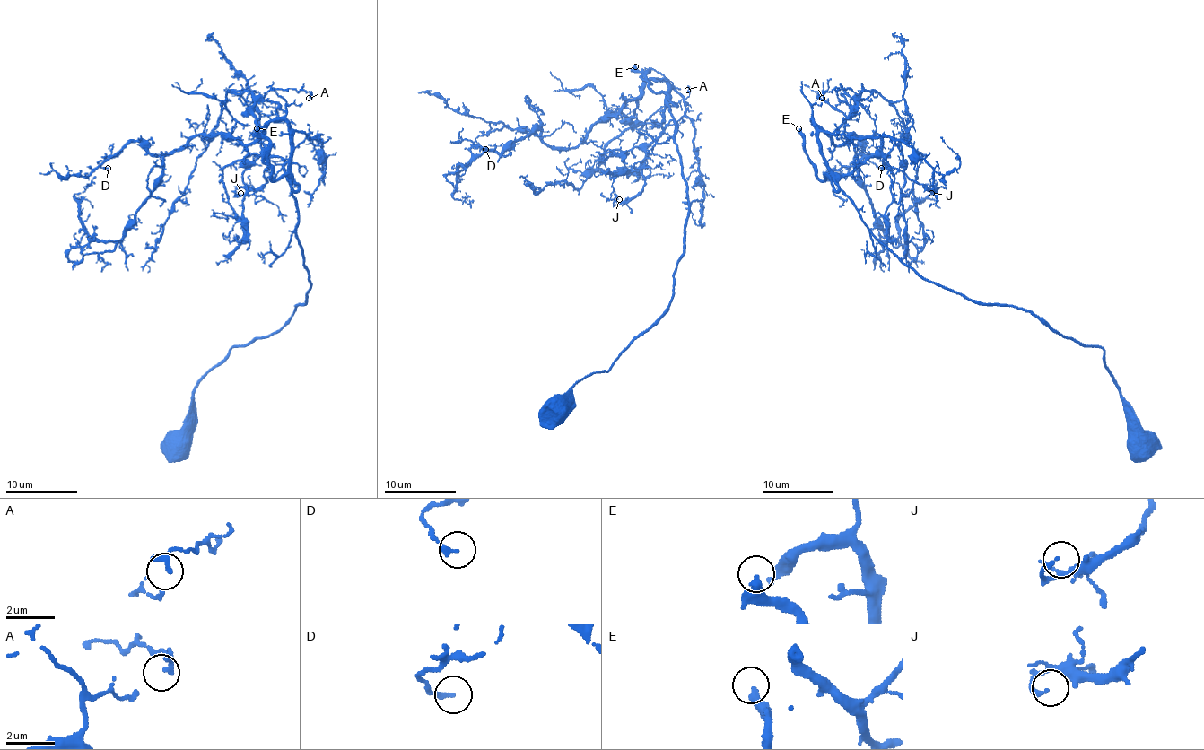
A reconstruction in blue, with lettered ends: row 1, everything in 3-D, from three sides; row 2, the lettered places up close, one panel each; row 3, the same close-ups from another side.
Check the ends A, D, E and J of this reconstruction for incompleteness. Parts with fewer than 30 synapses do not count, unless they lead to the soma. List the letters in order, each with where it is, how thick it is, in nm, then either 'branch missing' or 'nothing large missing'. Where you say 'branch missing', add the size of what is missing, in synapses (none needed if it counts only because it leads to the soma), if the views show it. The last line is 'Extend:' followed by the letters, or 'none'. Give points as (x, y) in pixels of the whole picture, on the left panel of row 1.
A: at (309, 98); 160 nm thick; nothing large missing
D: at (108, 168); 190 nm thick; nothing large missing
E: at (257, 128); 360 nm thick; branch missing; about 200 synapses
J: at (240, 193); 170 nm thick; nothing large missing
Extend: E

